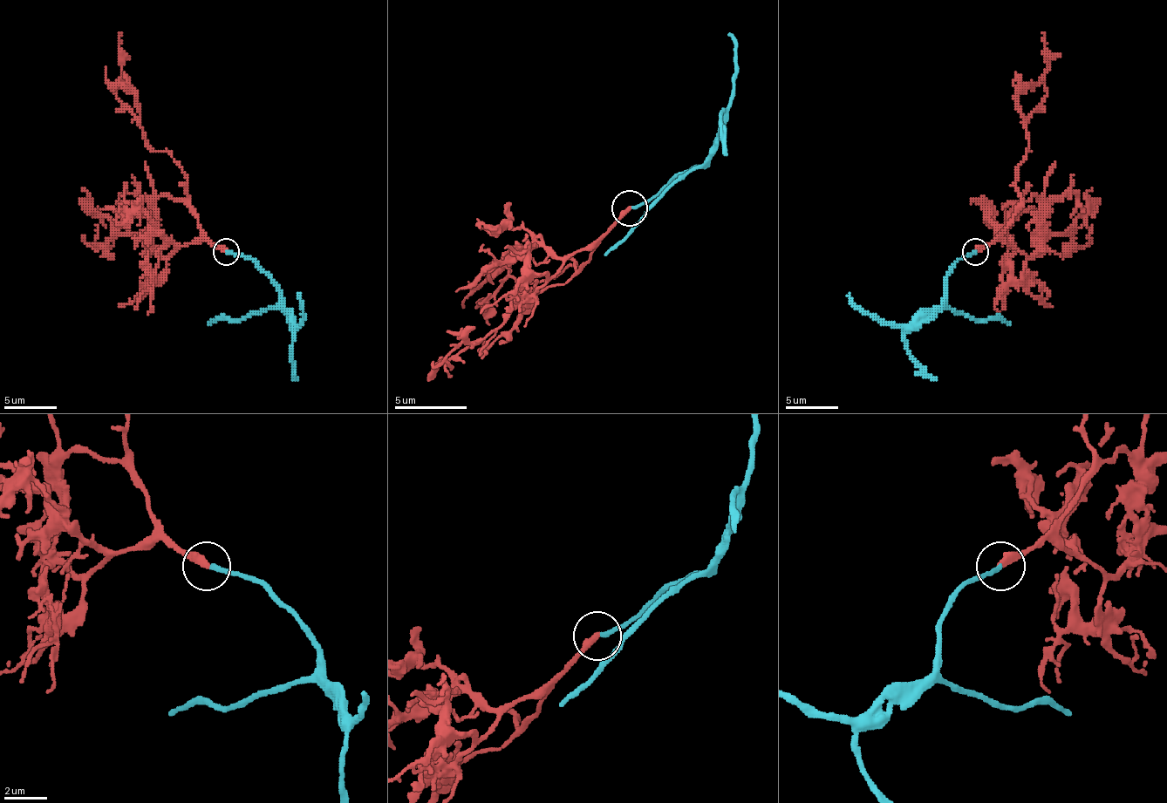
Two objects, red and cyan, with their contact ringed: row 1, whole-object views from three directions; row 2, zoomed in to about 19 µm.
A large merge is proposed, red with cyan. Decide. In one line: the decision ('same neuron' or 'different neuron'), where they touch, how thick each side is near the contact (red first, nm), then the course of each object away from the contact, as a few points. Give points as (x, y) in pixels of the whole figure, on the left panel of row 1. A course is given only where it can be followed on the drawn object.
same neuron; place (226, 252); calibres 380 and 200 nm; course red (227, 251), (198, 225), (181, 166), (166, 151), (155, 151), (137, 117), (116, 96), (121, 32); course cyan (227, 251), (248, 256), (269, 277), (290, 316), (297, 324), (303, 319), (303, 303), (297, 293)

